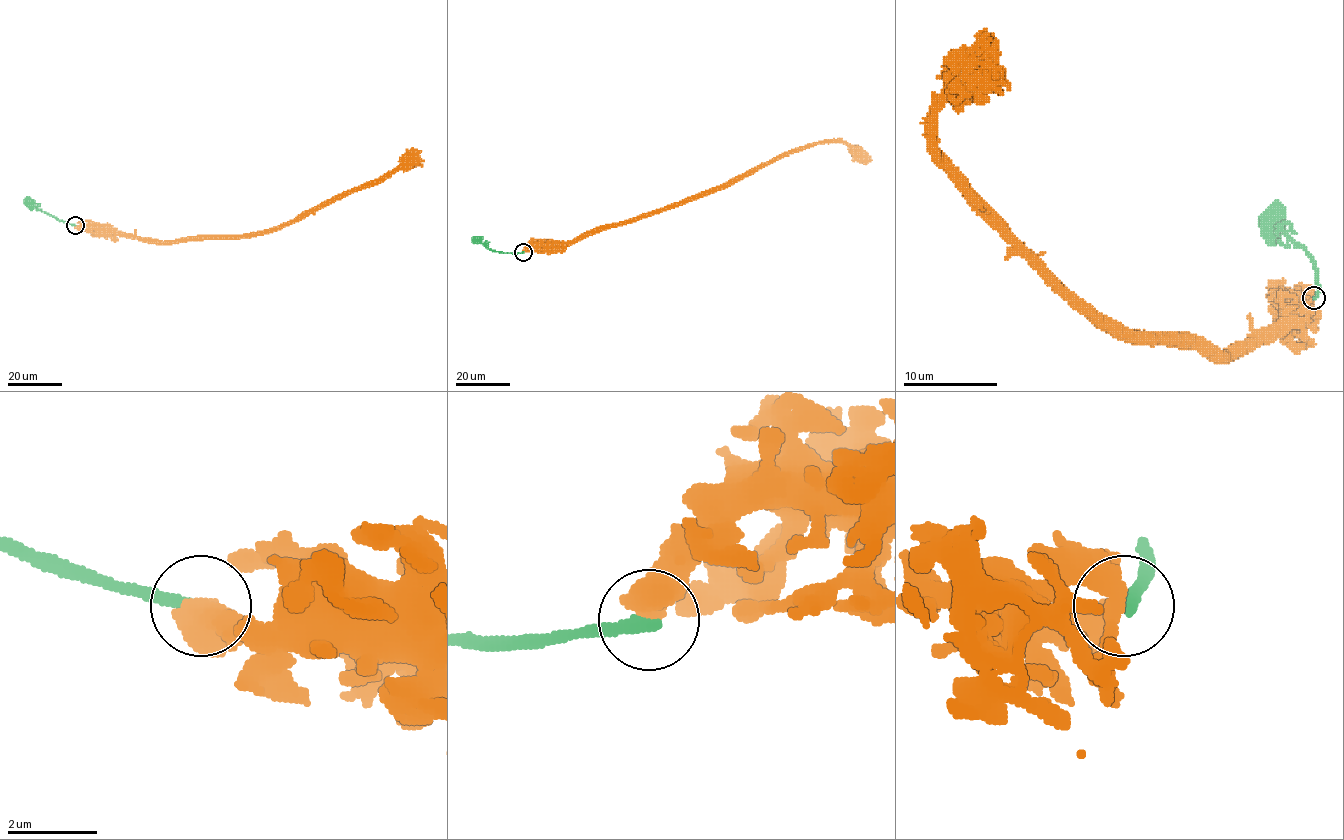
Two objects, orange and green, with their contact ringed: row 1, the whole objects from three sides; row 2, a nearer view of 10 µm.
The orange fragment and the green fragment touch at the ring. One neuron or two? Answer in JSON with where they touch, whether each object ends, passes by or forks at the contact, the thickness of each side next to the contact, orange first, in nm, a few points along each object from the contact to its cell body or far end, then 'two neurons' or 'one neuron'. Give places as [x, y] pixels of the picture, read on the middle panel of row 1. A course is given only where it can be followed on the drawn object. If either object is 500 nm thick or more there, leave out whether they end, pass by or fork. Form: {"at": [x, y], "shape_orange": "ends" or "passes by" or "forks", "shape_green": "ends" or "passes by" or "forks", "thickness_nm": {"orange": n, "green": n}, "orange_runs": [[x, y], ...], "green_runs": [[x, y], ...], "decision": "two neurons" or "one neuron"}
{"at": [523, 252], "thickness_nm": {"orange": 650, "green": 320}, "orange_runs": [[523, 252], [530, 245], [566, 243], [684, 203], [727, 187], [784, 155], [817, 143], [843, 142], [871, 160]], "green_runs": [[523, 252], [502, 253], [472, 240]], "decision": "two neurons"}

